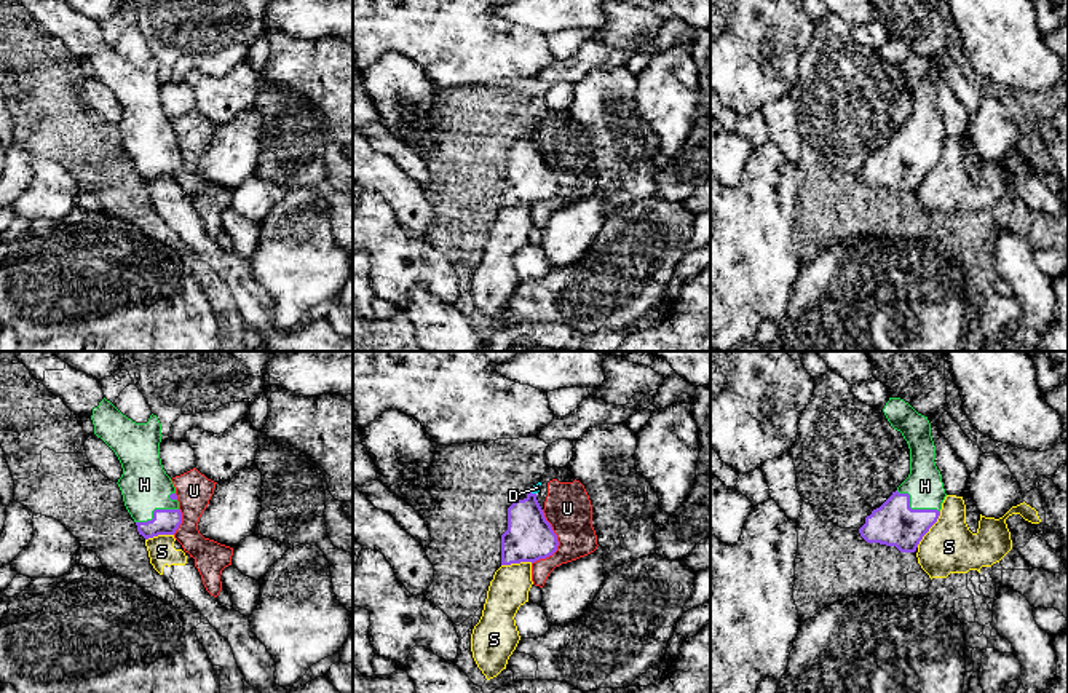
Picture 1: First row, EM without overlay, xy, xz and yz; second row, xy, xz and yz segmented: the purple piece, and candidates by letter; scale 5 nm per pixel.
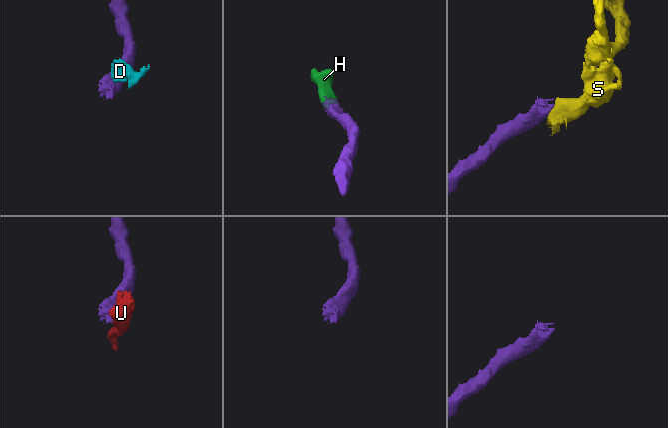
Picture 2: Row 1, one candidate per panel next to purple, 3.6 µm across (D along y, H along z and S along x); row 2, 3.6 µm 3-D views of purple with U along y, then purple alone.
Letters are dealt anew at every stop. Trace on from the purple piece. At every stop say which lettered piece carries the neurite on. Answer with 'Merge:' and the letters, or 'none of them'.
Merge: H

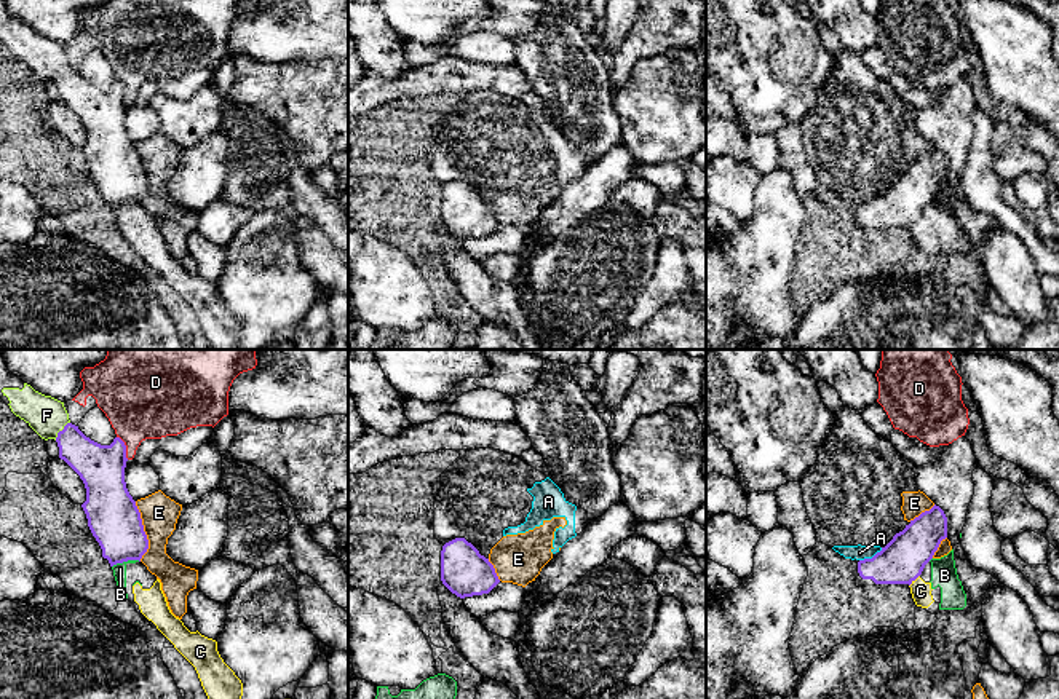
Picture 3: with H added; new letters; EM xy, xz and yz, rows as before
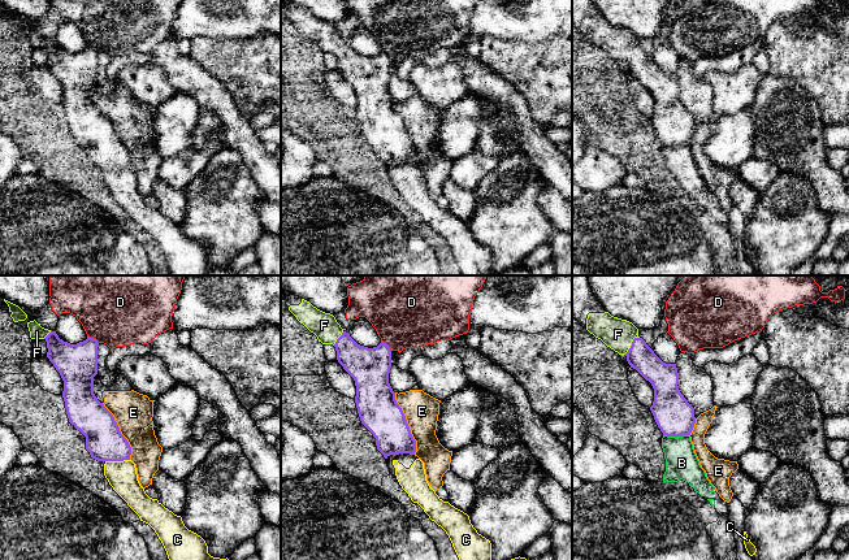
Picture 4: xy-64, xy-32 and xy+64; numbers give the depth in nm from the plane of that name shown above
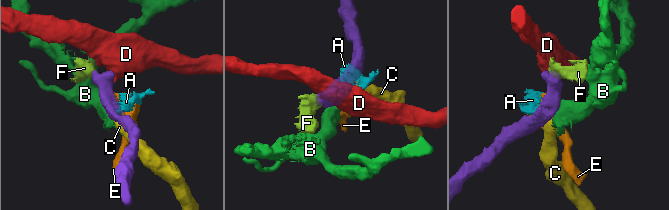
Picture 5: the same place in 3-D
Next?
Merge: F

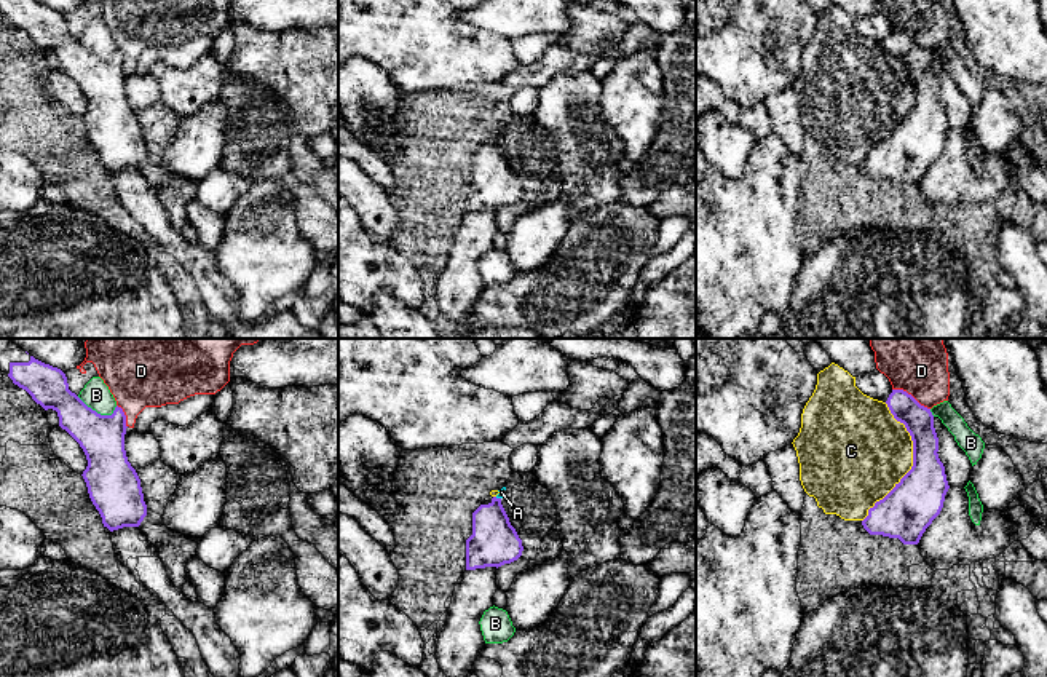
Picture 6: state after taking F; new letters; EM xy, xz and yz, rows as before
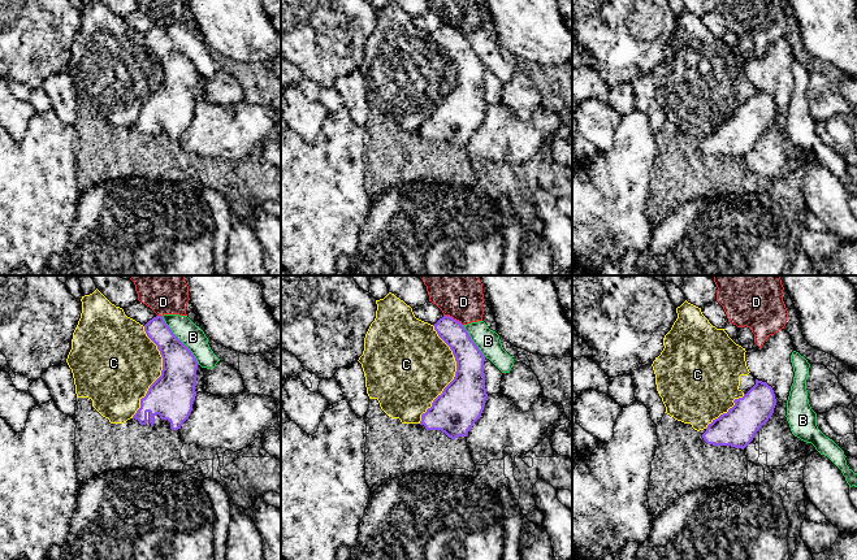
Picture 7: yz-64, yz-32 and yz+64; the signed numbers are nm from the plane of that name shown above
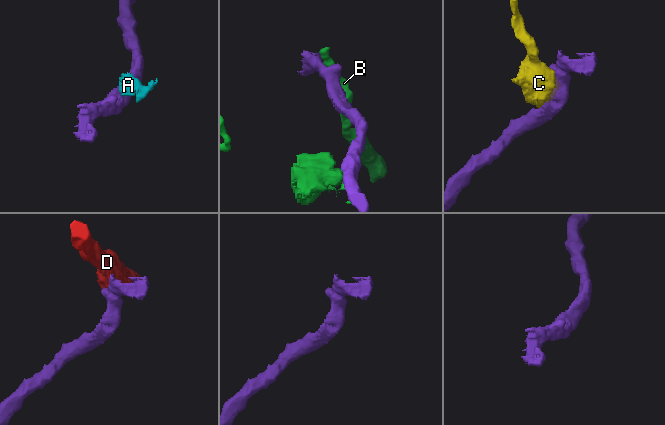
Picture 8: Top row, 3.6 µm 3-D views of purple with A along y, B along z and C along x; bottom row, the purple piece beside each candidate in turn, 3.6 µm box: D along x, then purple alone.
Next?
Merge: none of them

